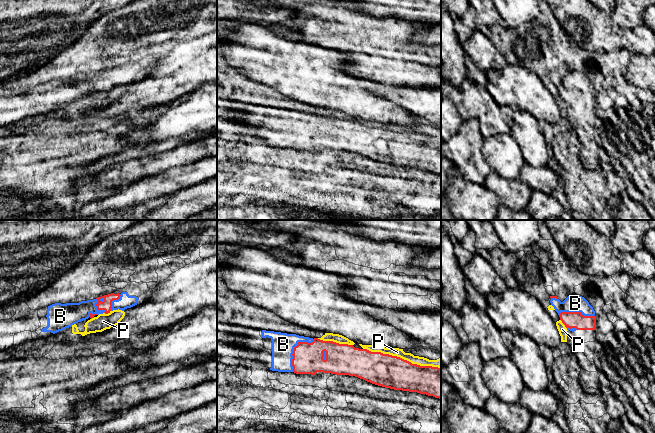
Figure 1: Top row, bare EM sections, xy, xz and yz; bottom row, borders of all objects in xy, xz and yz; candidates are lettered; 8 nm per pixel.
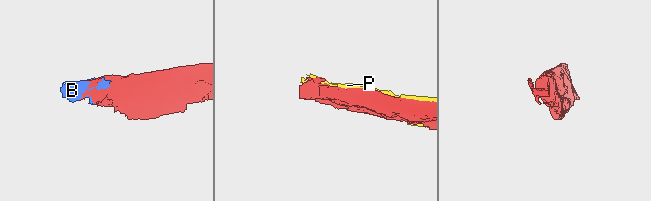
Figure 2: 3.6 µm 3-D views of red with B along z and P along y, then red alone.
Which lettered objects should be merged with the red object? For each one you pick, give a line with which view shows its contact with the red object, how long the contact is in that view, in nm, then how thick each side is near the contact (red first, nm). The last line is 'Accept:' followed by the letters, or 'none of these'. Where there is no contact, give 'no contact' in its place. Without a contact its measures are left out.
B: meets red in xz; contact 320 nm long; 240 nm thick on the red side, 180 nm on the other
Accept: B

